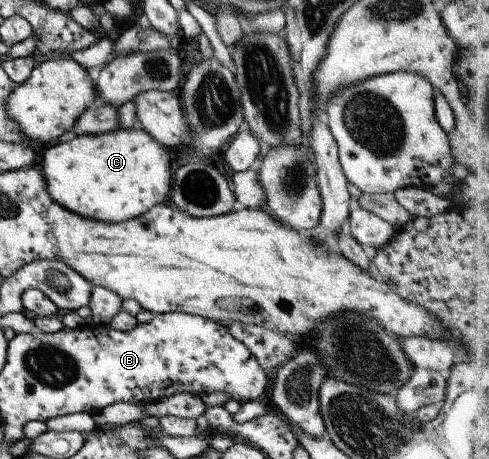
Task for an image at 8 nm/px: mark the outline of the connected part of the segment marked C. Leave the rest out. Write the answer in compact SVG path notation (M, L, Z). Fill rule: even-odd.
M118 128L101 134L74 136L43 151L41 174L58 205L99 222L123 222L153 205L168 202L170 157L146 130Z

